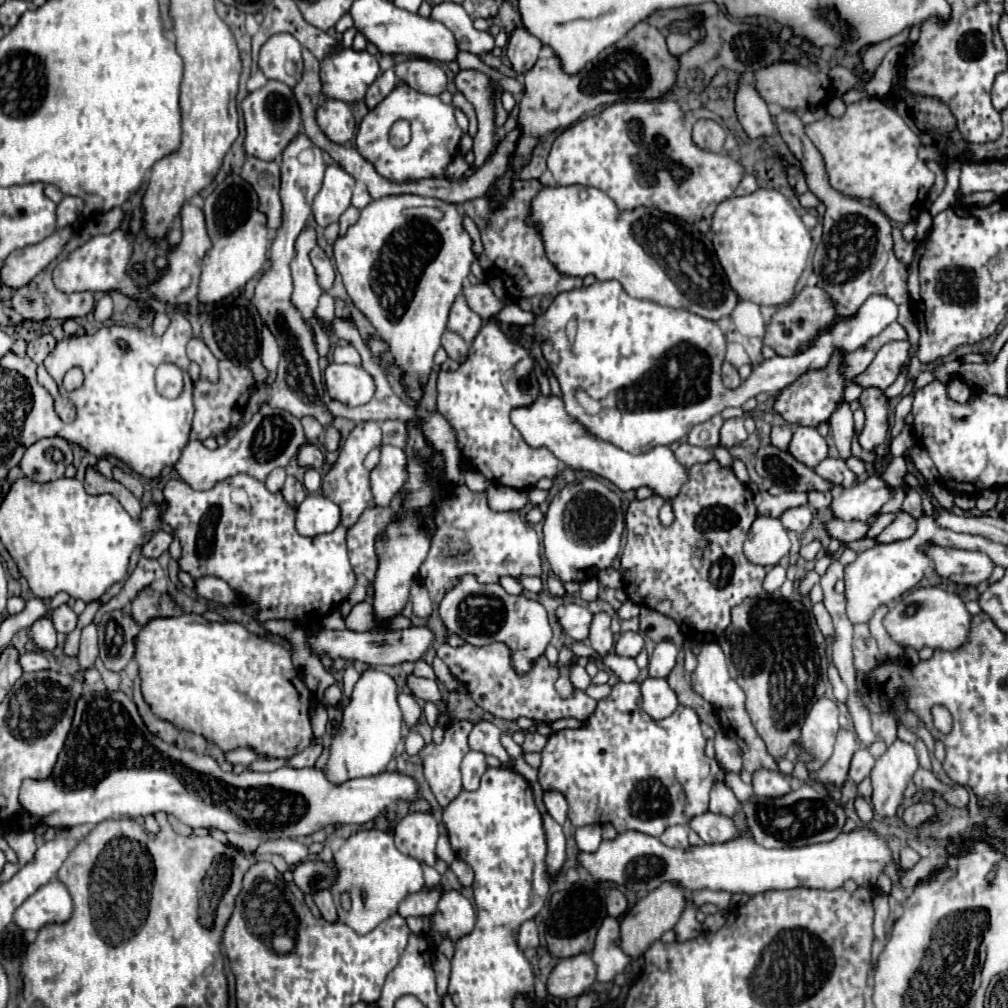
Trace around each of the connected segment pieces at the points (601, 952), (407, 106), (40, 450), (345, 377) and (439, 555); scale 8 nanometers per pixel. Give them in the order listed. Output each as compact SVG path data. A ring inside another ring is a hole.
M608 916L596 936L596 946L592 950L592 960L596 962L596 980L612 982L616 974L624 972L631 963L631 958L622 954L618 946L618 920Z
M398 84L374 110L370 110L356 136L358 152L370 160L376 170L394 180L420 180L430 176L442 176L446 166L452 162L452 154L458 154L458 142L462 138L462 130L456 124L454 106L442 102L438 96L428 96L422 92L416 92L408 84ZM396 120L408 120L412 124L412 140L404 148L394 148L388 144L388 130Z
M42 438L38 442L34 442L22 456L20 468L26 474L26 478L36 480L36 482L52 482L64 476L64 470L72 464L72 448L64 438Z
M330 364L324 372L330 398L346 406L362 406L372 400L376 392L374 378L362 368L352 364Z
M464 484L456 486L452 492L440 496L440 510L436 514L436 534L426 562L420 568L420 580L428 588L434 604L440 604L446 590L450 590L460 576L474 574L480 582L498 582L500 576L540 576L540 540L532 526L520 518L516 512L492 512L486 504L484 492L472 492Z

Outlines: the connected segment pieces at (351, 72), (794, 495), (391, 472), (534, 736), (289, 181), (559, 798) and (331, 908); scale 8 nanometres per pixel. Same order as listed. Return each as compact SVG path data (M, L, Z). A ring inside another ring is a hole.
M344 48L338 54L328 54L320 62L320 78L324 82L324 96L342 102L360 102L368 86L378 76L378 60L370 52Z
M758 492L754 496L754 504L760 516L780 516L788 508L808 504L808 494L804 492L782 492L778 496L770 496L768 492Z
M382 446L380 462L370 472L372 496L376 506L390 506L396 492L402 490L406 482L406 454L396 446Z
M526 732L526 740L522 744L522 752L540 752L546 744L546 736L540 736L538 732Z
M298 134L288 148L282 154L282 188L280 188L280 198L282 198L282 224L274 232L274 238L270 242L270 252L268 252L268 264L262 274L262 278L256 284L254 290L254 306L268 330L276 334L276 340L280 342L280 362L278 362L278 374L272 384L264 382L256 388L252 396L256 396L256 410L260 410L262 402L276 406L280 410L290 412L296 418L304 416L314 416L322 426L324 426L324 448L328 452L334 452L342 444L340 432L334 428L334 418L328 414L328 394L324 388L322 372L318 366L318 352L316 352L316 342L314 342L314 330L304 322L302 314L292 306L290 294L292 294L292 274L290 274L290 260L294 256L294 242L298 234L304 230L308 216L312 214L312 200L318 194L324 178L326 164L322 160L322 150L310 142L308 136Z
M546 790L546 792L544 792L544 804L546 804L546 808L548 808L548 814L550 814L558 824L564 824L564 822L566 822L568 802L566 802L564 794L554 792L554 790Z
M318 890L318 892L314 894L314 902L316 902L320 914L322 914L328 922L336 922L338 916L336 916L336 906L334 906L334 902L332 902L330 890Z

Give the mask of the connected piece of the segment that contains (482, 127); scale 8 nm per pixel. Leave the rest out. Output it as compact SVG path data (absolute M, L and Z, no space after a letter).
M460 70L454 78L456 88L466 96L466 100L476 108L478 114L478 134L474 136L472 152L476 156L474 168L480 168L494 148L494 102L496 90L492 80L478 70Z

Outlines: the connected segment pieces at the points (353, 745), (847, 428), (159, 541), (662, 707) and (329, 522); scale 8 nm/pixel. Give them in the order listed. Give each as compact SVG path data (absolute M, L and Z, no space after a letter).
M370 666L360 674L350 704L344 708L342 724L334 730L330 742L326 774L332 782L340 784L358 776L376 776L386 770L402 738L402 712L396 696L396 680L388 672Z
M842 402L836 408L836 412L832 414L830 426L832 426L832 432L834 432L834 444L840 452L840 458L846 462L850 458L848 456L848 446L852 442L852 412L850 412L846 402Z
M160 530L154 534L154 538L148 544L142 546L142 556L144 558L160 558L160 554L168 550L170 542L172 542L172 536L166 534L164 530Z
M646 678L642 682L642 710L654 720L668 718L678 706L668 706L668 692L658 692L658 678Z
M306 496L296 512L296 530L302 536L332 532L340 524L340 508L324 496Z

